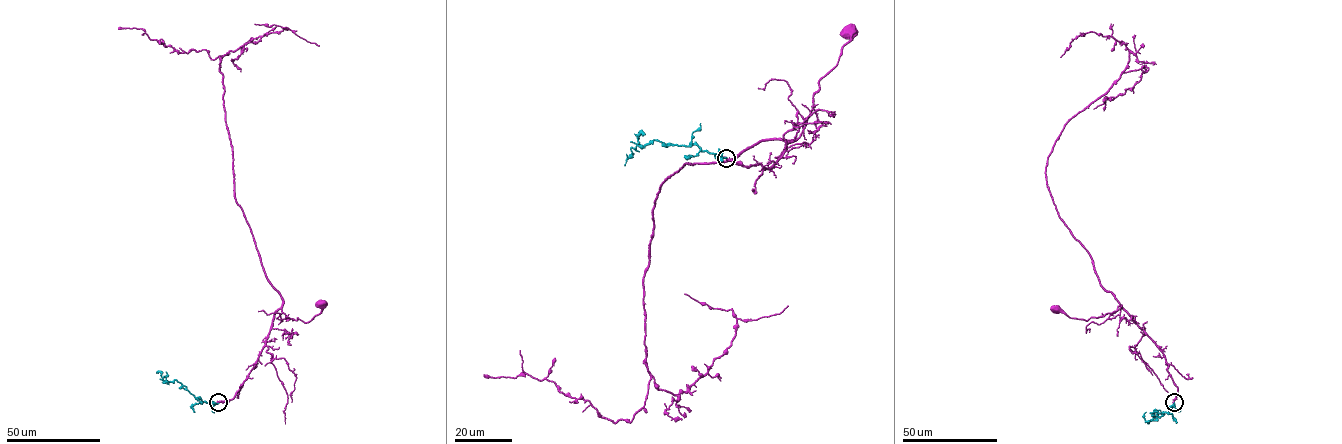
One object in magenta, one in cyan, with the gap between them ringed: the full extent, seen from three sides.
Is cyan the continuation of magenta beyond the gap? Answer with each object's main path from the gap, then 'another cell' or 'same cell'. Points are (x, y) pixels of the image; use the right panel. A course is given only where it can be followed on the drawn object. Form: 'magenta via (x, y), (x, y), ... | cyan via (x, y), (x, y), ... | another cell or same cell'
magenta via (1173, 402), (1177, 388), (1164, 356), (1119, 303), (1112, 312), (1085, 321), (1070, 318), (1056, 309) | cyan via (1173, 402), (1168, 412), (1151, 413), (1153, 418), (1154, 410), (1160, 411) | another cell

